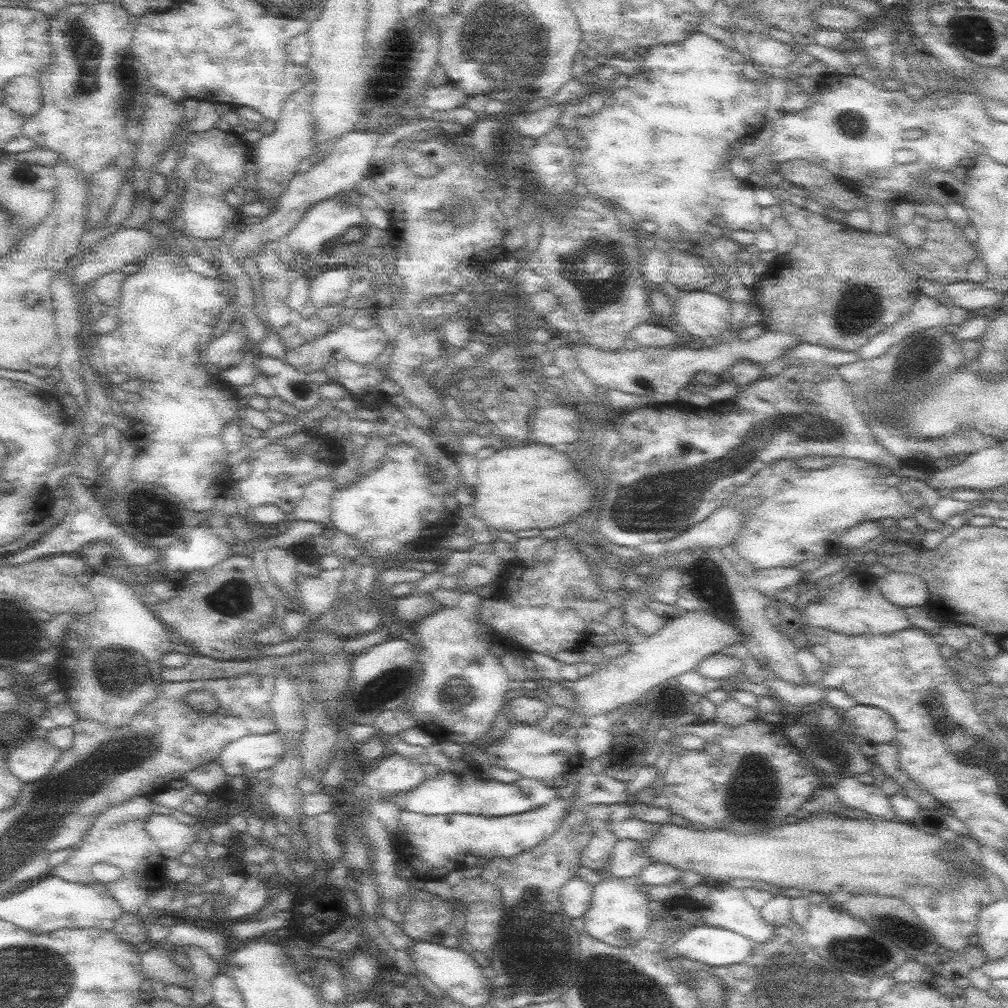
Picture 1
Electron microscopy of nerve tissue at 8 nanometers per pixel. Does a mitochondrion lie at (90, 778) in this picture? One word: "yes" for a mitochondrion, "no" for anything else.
yes

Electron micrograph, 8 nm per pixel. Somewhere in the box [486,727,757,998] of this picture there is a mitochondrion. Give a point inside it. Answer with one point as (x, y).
(539, 934)

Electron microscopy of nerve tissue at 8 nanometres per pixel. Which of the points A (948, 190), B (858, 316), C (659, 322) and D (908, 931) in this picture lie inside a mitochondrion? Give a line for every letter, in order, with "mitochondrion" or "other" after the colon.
A: other
B: mitochondrion
C: other
D: mitochondrion

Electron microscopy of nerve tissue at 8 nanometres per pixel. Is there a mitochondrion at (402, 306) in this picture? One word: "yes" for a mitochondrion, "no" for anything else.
no

